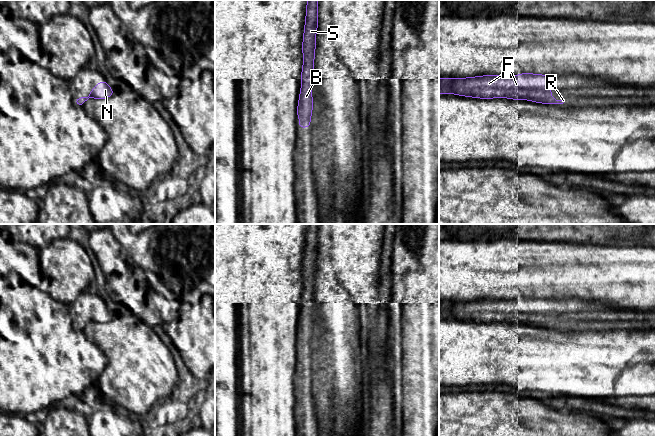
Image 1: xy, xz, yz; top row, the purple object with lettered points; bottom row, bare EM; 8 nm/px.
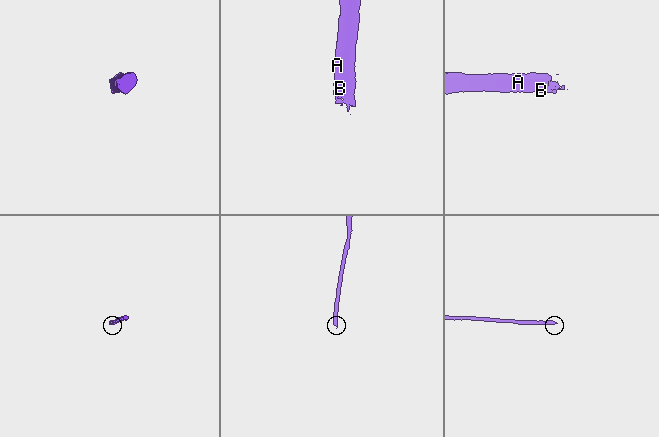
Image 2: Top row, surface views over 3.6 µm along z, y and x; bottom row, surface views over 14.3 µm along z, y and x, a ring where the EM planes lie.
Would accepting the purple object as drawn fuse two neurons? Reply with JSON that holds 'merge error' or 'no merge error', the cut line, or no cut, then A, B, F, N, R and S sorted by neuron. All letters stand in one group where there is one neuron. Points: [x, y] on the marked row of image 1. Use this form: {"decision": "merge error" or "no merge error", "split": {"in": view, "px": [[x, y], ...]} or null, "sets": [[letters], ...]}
{"decision": "no merge error", "split": null, "sets": [["A", "B", "F", "N", "R", "S"]]}

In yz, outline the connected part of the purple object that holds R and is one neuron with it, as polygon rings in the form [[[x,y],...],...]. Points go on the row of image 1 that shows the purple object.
[[[522,73],[515,76],[476,76],[468,78],[439,78],[439,94],[454,95],[481,99],[509,98],[529,100],[548,105],[567,104],[562,97],[560,101],[551,96],[551,76]]]

